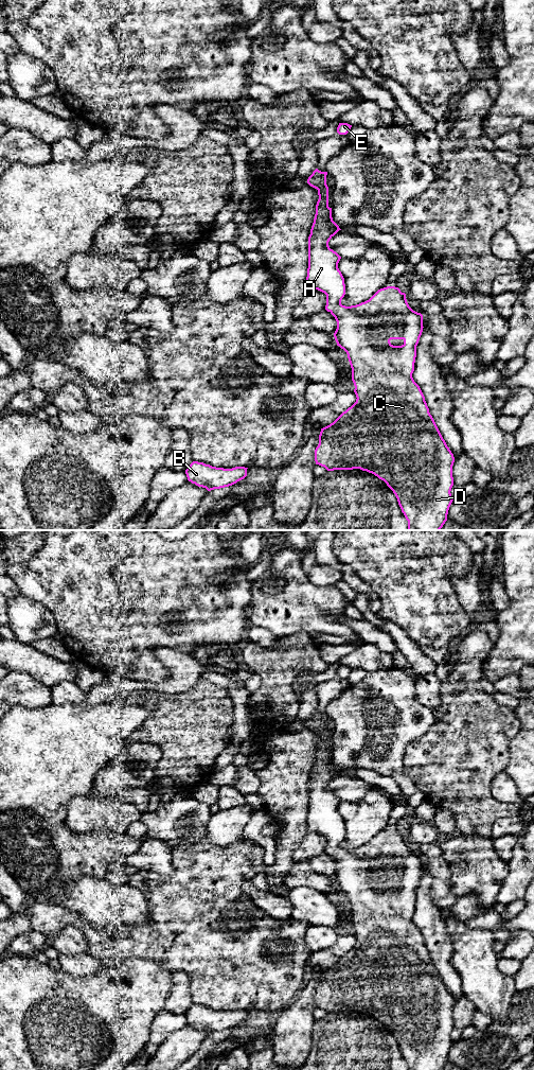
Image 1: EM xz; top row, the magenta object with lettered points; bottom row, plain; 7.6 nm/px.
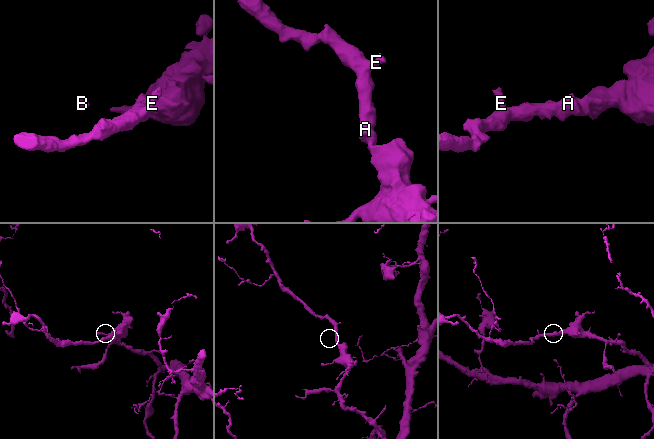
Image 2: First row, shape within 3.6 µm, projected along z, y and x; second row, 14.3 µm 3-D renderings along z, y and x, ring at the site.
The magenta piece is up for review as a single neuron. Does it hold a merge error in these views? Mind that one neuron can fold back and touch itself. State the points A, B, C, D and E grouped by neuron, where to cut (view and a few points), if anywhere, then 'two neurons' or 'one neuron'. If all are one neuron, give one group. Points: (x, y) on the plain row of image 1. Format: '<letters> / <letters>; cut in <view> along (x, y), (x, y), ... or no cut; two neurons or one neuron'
A B C D E; no cut; one neuron

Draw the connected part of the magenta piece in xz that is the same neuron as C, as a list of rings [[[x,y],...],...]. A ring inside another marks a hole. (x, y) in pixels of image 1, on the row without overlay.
[[[316,712],[307,722],[307,726],[318,733],[319,742],[308,779],[306,825],[308,831],[318,832],[326,838],[325,853],[337,864],[334,880],[337,889],[348,897],[357,942],[333,966],[321,971],[319,987],[315,993],[315,1004],[327,1014],[360,1012],[384,1023],[395,1037],[402,1055],[408,1064],[408,1070],[443,1070],[453,1043],[450,1034],[453,1029],[455,1000],[429,955],[420,929],[412,920],[416,889],[424,871],[423,858],[409,849],[406,837],[395,829],[380,831],[369,843],[359,847],[351,849],[341,847],[345,838],[344,821],[338,811],[341,800],[328,789],[330,783],[341,772],[333,764],[332,751],[328,750],[326,718],[327,715]],[[391,882],[403,882],[404,887],[393,889]]]

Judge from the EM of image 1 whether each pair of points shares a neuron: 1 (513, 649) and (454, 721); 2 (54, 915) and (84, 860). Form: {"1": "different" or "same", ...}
{"1": "different", "2": "different"}

